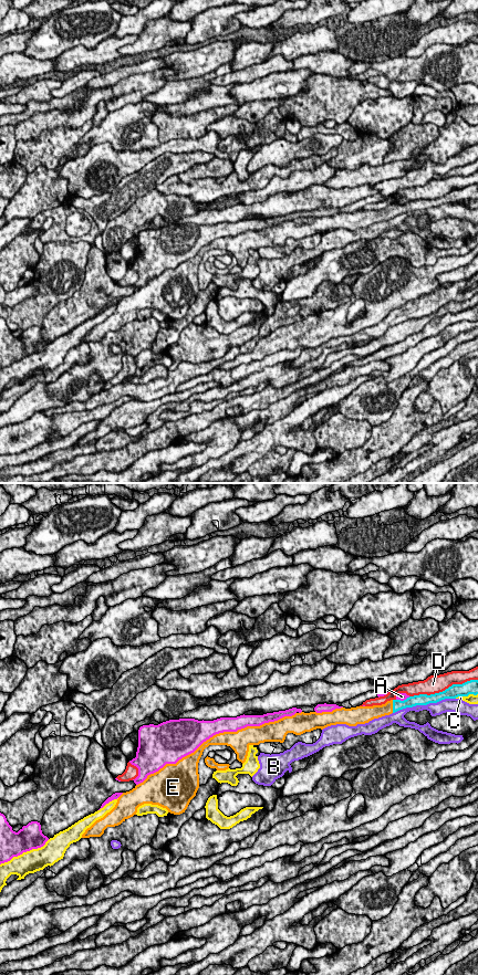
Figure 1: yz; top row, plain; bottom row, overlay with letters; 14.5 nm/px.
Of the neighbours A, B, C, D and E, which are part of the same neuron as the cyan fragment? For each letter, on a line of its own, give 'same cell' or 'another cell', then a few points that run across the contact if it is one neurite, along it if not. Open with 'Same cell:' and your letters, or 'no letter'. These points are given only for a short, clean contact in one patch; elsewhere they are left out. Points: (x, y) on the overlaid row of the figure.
Same cell: E
A: another cell
B: another cell
C: another cell
D: another cell
E: same cell

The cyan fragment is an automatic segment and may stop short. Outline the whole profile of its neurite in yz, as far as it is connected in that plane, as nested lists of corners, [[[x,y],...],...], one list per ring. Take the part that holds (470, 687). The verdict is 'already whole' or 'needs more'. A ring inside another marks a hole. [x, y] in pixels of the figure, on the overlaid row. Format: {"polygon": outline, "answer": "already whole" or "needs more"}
{"polygon": [[[478,680],[453,684],[445,691],[430,695],[409,696],[404,701],[391,700],[382,705],[341,707],[322,713],[301,712],[260,726],[247,726],[237,732],[216,734],[204,742],[194,753],[183,757],[176,764],[166,764],[158,772],[148,775],[132,790],[123,793],[115,807],[87,828],[82,838],[101,837],[107,827],[118,826],[136,815],[137,808],[144,804],[158,805],[174,815],[185,812],[199,788],[198,763],[204,749],[209,745],[230,746],[237,754],[237,759],[243,764],[250,745],[259,745],[264,742],[283,743],[288,733],[301,735],[336,724],[356,726],[406,707],[427,705],[469,694],[478,694]]], "answer": "needs more"}

